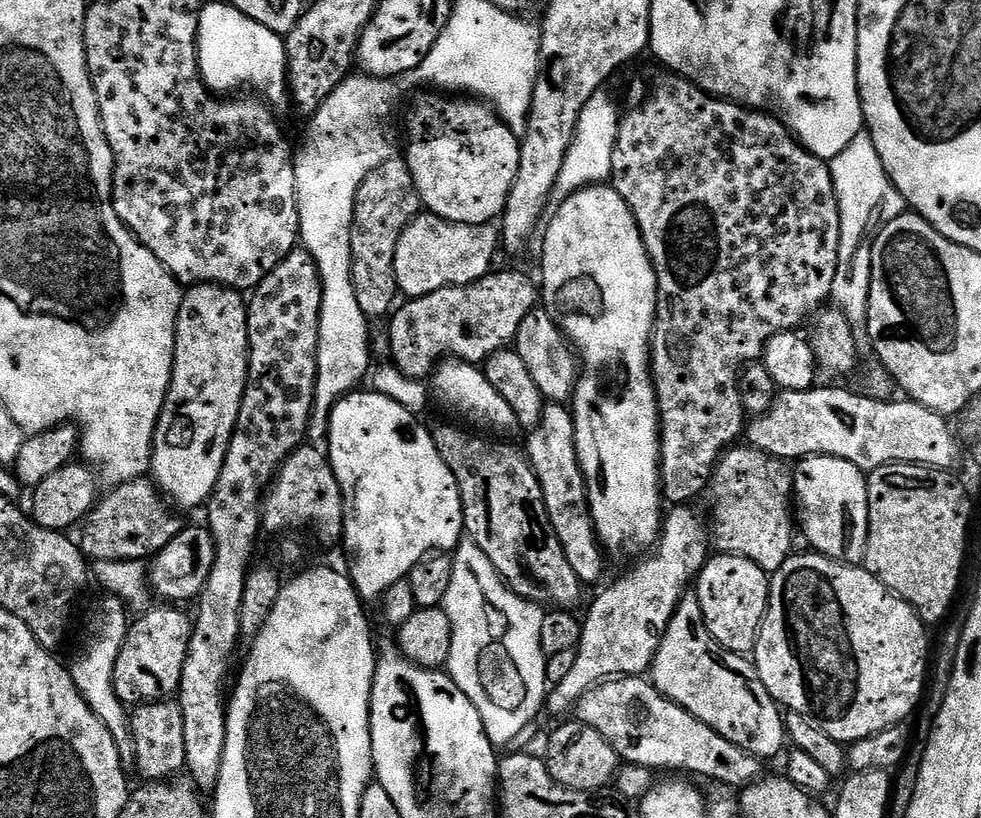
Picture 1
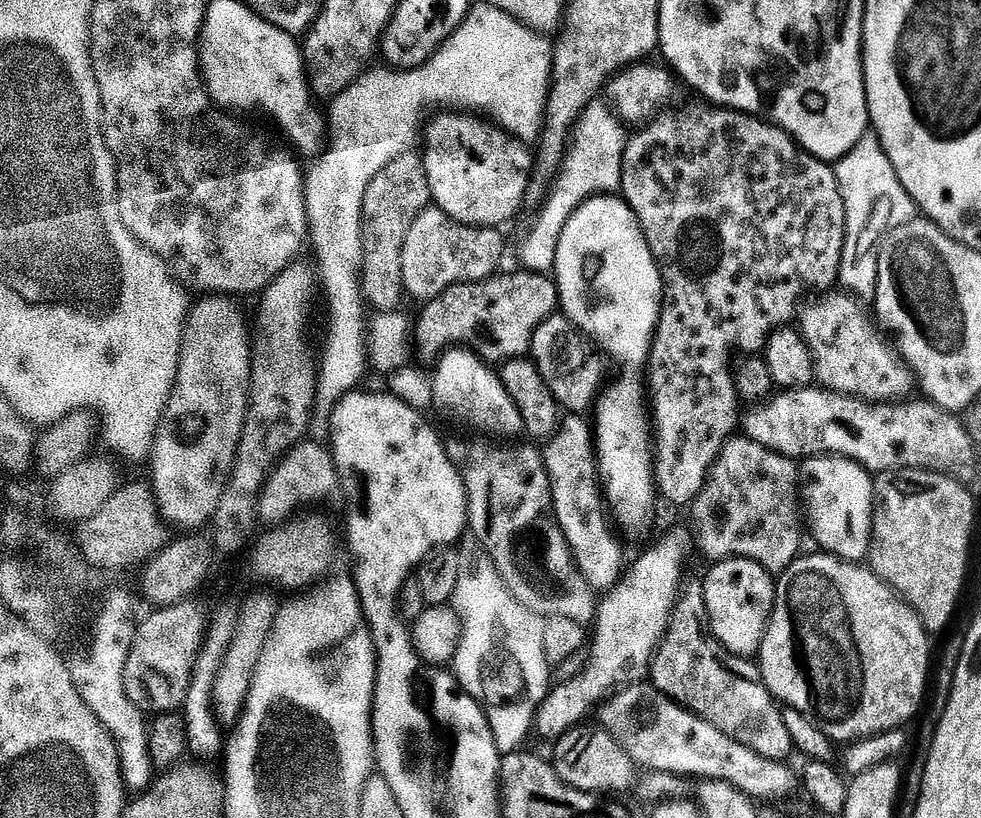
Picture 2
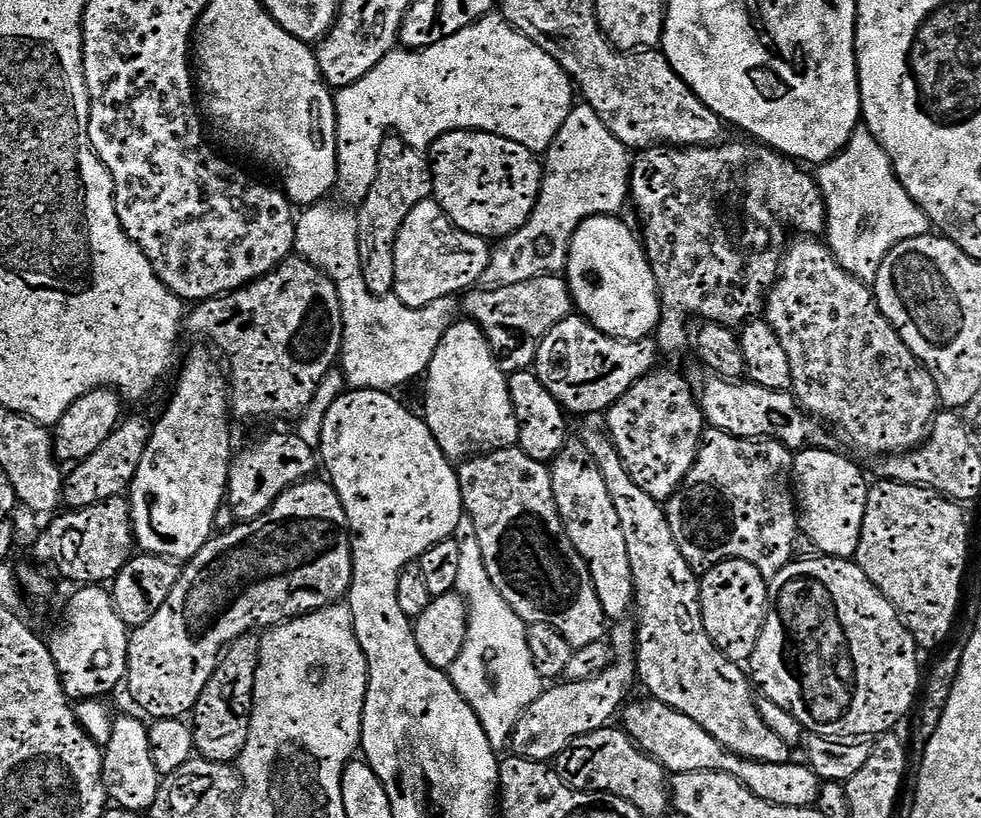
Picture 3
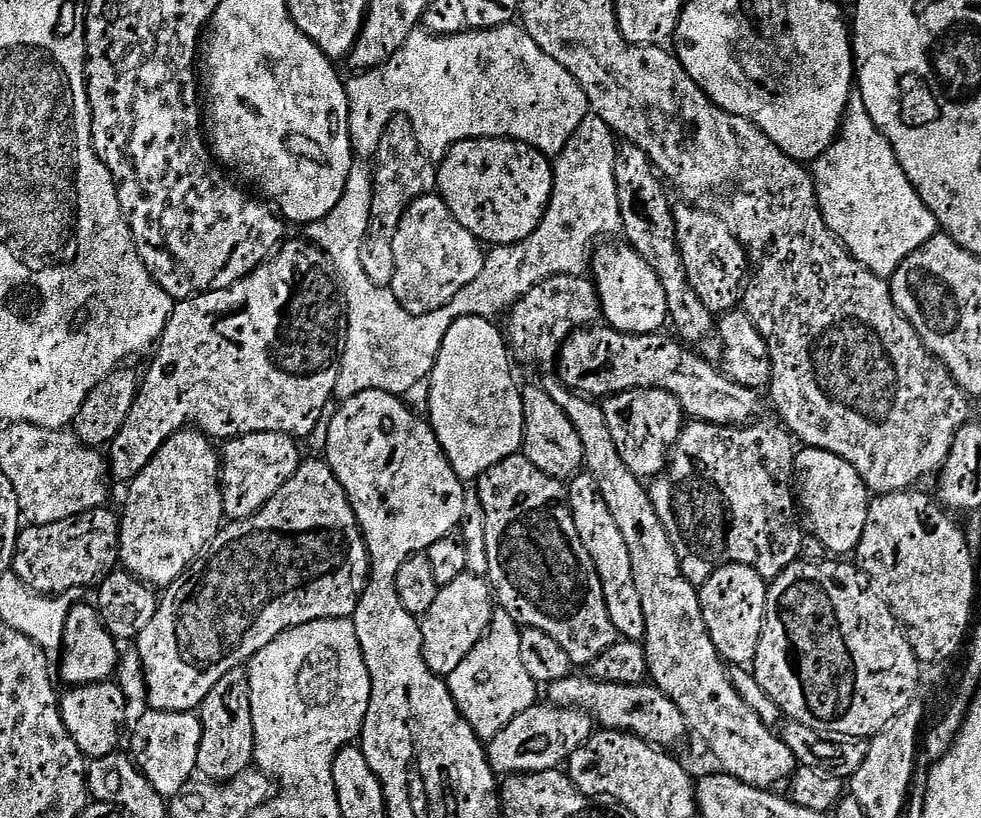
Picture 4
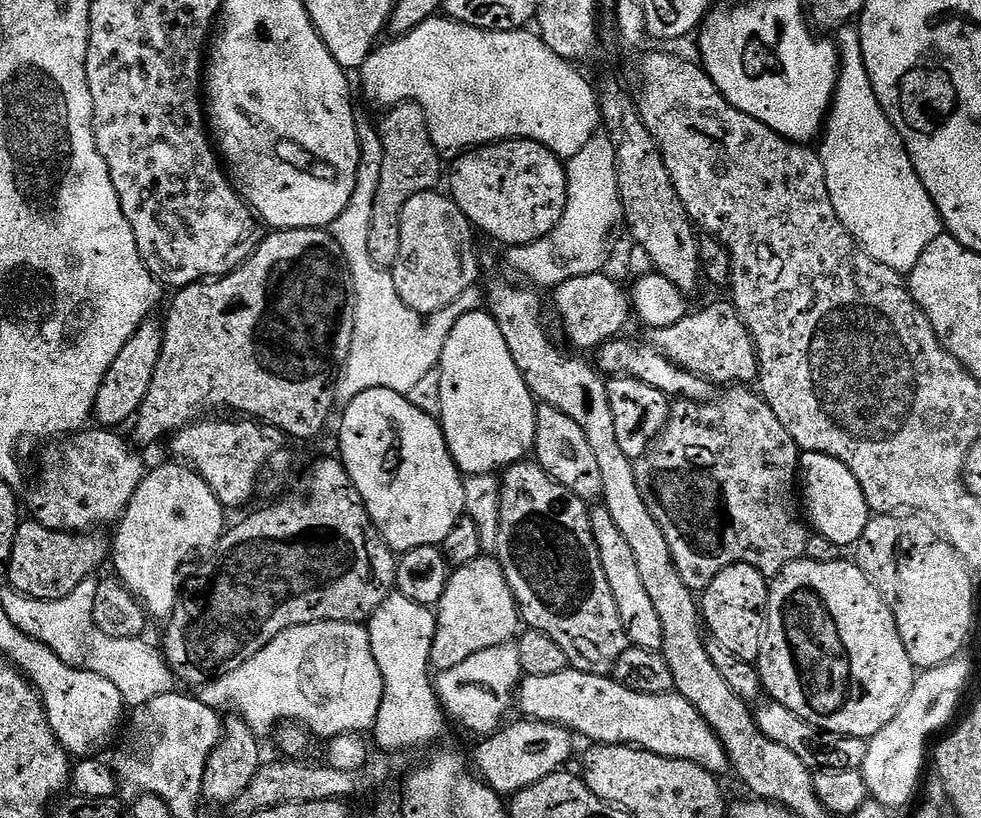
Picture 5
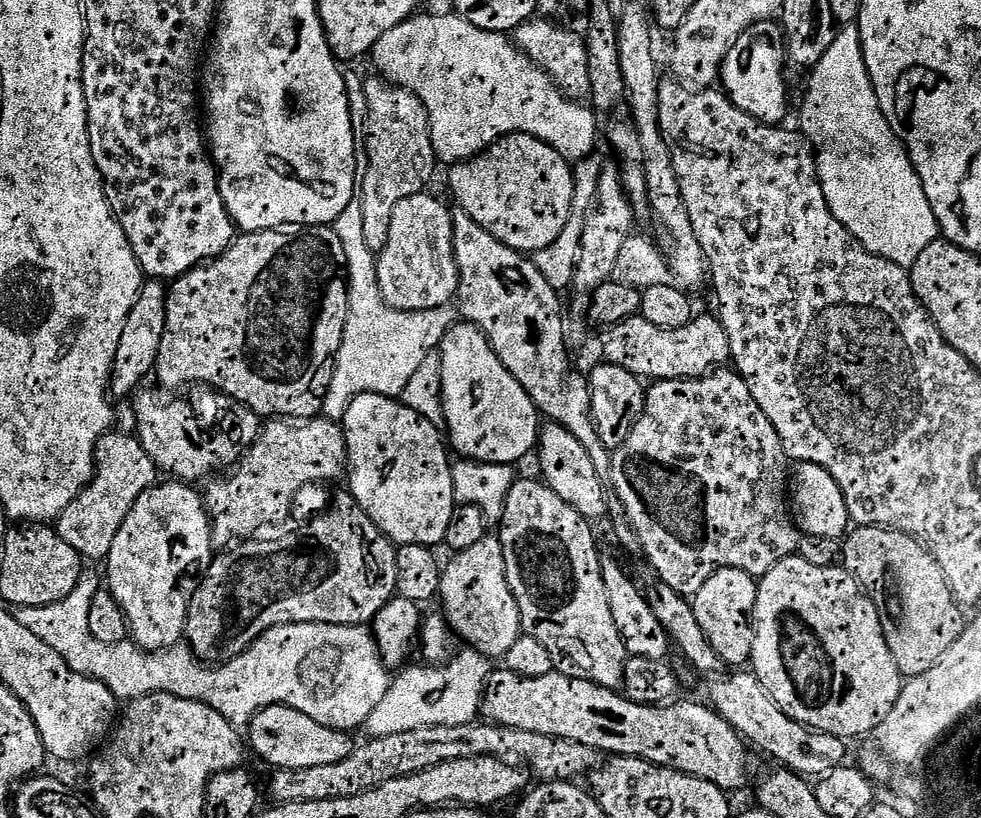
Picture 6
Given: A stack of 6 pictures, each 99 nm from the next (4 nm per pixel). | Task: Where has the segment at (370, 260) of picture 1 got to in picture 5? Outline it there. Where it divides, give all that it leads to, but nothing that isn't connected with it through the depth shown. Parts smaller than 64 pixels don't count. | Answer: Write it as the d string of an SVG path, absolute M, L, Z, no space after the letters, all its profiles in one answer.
M393 104L380 120L380 177L374 194L373 217L369 228L369 258L379 268L391 269L398 258L402 206L419 192L431 192L440 180L441 153L436 151L428 134L428 123L418 105Z

